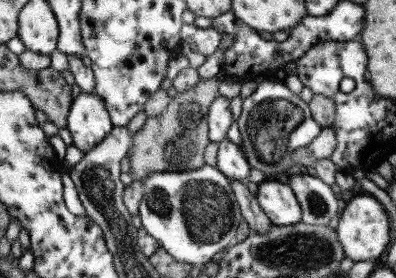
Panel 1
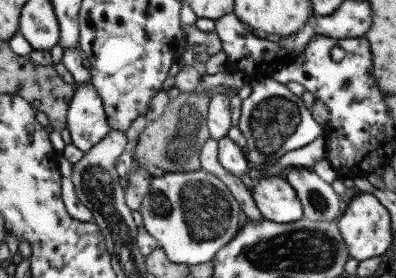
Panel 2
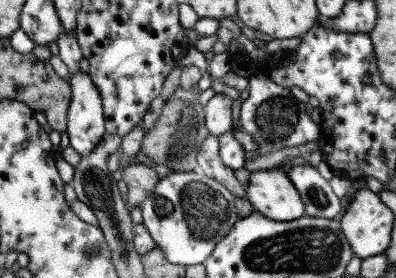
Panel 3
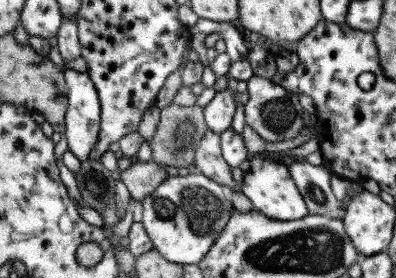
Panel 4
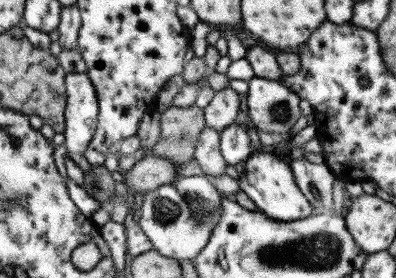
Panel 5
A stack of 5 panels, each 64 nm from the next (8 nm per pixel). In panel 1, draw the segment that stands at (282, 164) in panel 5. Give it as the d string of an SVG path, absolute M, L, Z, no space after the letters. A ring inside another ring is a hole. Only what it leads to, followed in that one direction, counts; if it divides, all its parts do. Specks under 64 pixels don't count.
M267 178L259 184L259 192L255 196L275 226L295 226L303 222L303 204L291 184L281 184L279 180Z

